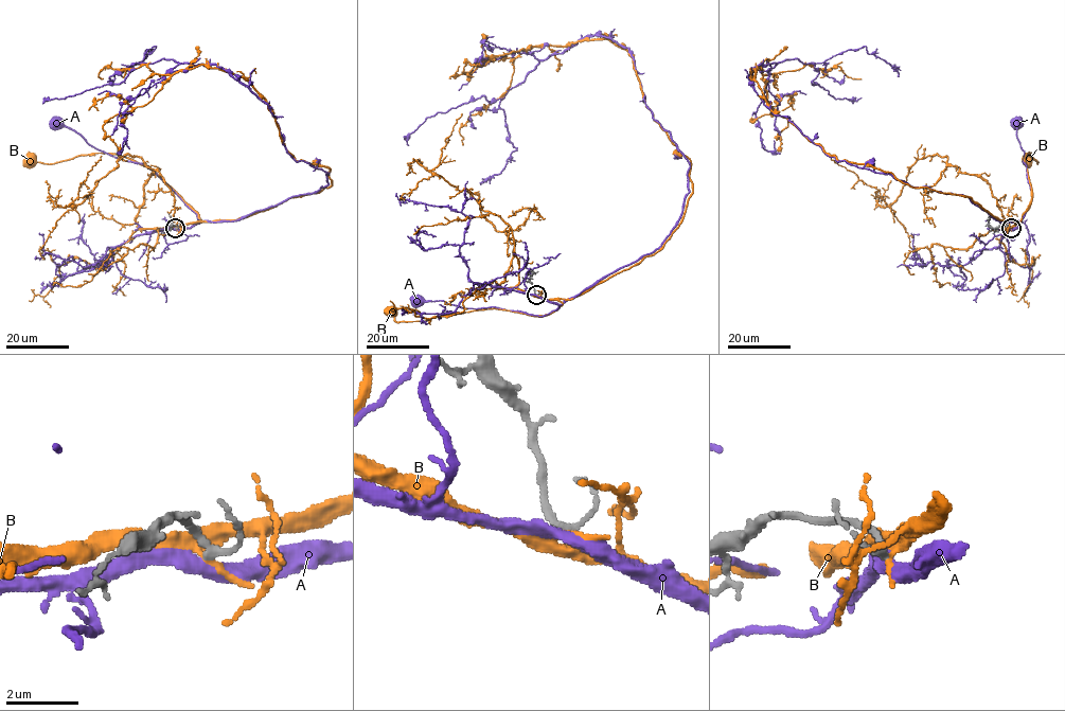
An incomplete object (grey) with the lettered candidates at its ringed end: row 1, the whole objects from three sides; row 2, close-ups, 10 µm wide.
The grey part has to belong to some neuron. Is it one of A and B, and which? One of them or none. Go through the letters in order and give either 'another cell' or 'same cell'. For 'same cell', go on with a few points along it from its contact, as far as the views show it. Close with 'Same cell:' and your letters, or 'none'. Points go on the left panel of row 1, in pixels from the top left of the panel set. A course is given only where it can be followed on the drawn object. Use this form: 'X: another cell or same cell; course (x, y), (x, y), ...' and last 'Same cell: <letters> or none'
A: another cell
B: another cell
Same cell: none

